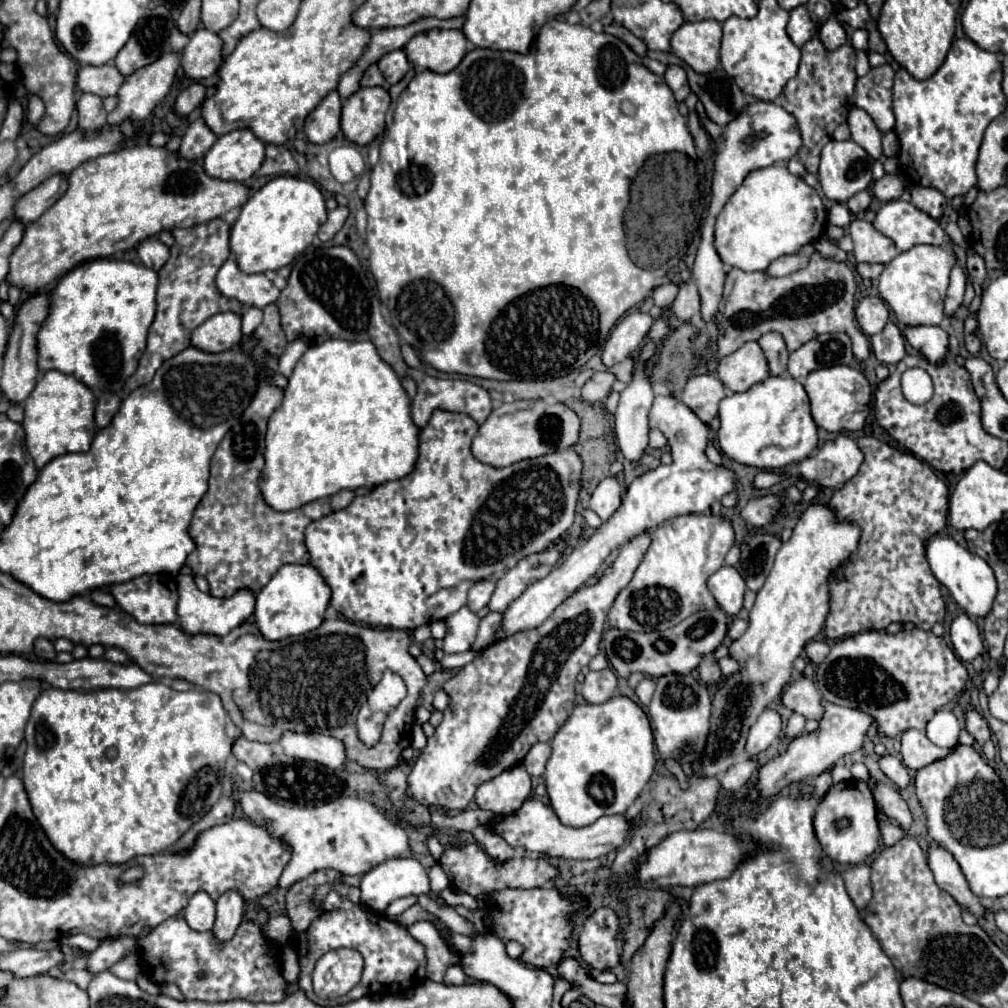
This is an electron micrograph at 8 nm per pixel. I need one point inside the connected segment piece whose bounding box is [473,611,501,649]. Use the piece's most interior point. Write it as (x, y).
(489, 623)

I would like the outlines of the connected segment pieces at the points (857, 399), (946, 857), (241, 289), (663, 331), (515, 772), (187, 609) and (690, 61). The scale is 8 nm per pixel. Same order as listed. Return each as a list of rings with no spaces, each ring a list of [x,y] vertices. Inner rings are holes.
[[[835,365],[835,367],[825,367],[819,371],[813,371],[805,379],[805,391],[811,399],[811,415],[817,423],[817,427],[821,427],[825,431],[863,429],[865,419],[869,415],[871,387],[861,371],[847,367],[847,365]]]
[[[931,841],[927,849],[927,865],[935,875],[935,881],[941,889],[945,889],[953,899],[961,905],[967,907],[975,917],[983,917],[983,905],[977,895],[971,893],[965,875],[961,873],[961,867],[957,865],[955,857],[941,847],[939,843]]]
[[[229,257],[221,265],[217,273],[217,287],[225,297],[237,299],[243,305],[259,309],[275,303],[279,297],[279,289],[275,287],[273,281],[269,281],[263,273],[253,273],[253,275],[243,273],[233,257]]]
[[[667,309],[663,311],[663,317],[655,319],[651,331],[649,331],[649,343],[645,345],[645,349],[641,351],[641,357],[639,357],[639,363],[635,367],[635,375],[633,375],[633,381],[621,391],[621,401],[619,401],[619,407],[617,407],[617,413],[615,413],[615,435],[617,435],[617,445],[623,453],[623,457],[629,461],[629,463],[639,463],[641,457],[645,455],[647,447],[649,447],[649,427],[647,427],[647,413],[651,409],[651,403],[653,403],[653,391],[651,391],[651,383],[647,379],[647,373],[645,373],[645,363],[653,357],[655,353],[655,341],[663,339],[667,333],[669,333],[669,325],[667,325]]]
[[[519,763],[505,773],[485,781],[477,793],[475,801],[481,809],[493,811],[499,817],[513,815],[523,801],[529,797],[531,791],[531,777],[525,773],[525,767]]]
[[[179,575],[177,577],[179,585],[179,625],[185,629],[185,633],[211,633],[211,635],[227,635],[231,629],[239,627],[243,621],[249,619],[249,615],[255,609],[255,593],[247,587],[237,589],[231,597],[219,599],[211,597],[207,593],[201,593],[193,581],[193,575]]]
[[[707,19],[697,23],[683,23],[671,37],[671,51],[687,63],[695,73],[707,75],[719,65],[721,51],[721,23]]]

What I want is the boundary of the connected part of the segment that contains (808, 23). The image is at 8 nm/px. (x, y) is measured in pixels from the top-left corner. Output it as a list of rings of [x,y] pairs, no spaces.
[[[799,5],[797,9],[791,11],[791,19],[787,23],[787,33],[797,47],[803,47],[809,39],[813,39],[817,35],[817,25],[811,21],[805,5]]]

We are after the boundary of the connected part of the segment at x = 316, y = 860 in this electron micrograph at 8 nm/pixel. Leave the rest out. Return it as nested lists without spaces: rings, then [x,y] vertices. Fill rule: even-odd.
[[[237,781],[231,783],[229,793],[251,821],[265,825],[273,837],[291,843],[293,857],[279,877],[279,887],[283,889],[289,889],[295,881],[317,869],[333,867],[343,875],[363,875],[381,861],[403,857],[407,853],[407,833],[363,799],[339,797],[337,801],[319,807],[285,807],[259,791],[243,791]]]

